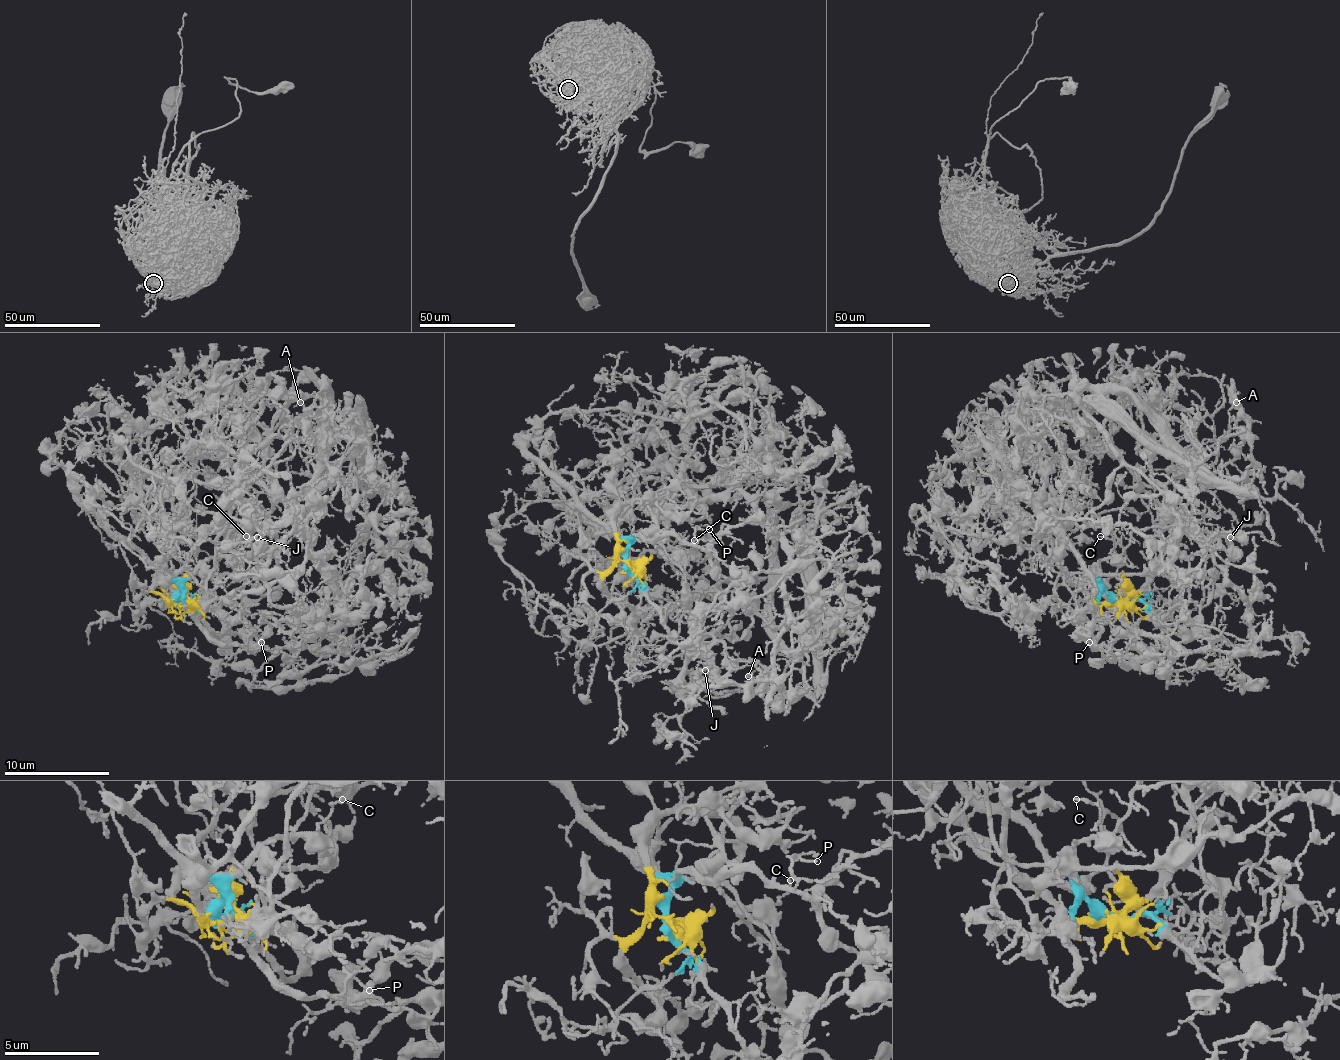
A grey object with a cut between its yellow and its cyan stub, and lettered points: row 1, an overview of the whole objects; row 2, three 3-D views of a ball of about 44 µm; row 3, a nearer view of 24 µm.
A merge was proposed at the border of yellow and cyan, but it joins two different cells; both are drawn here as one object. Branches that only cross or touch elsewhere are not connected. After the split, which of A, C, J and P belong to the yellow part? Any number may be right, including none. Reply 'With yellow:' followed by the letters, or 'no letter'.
With yellow: A, J

